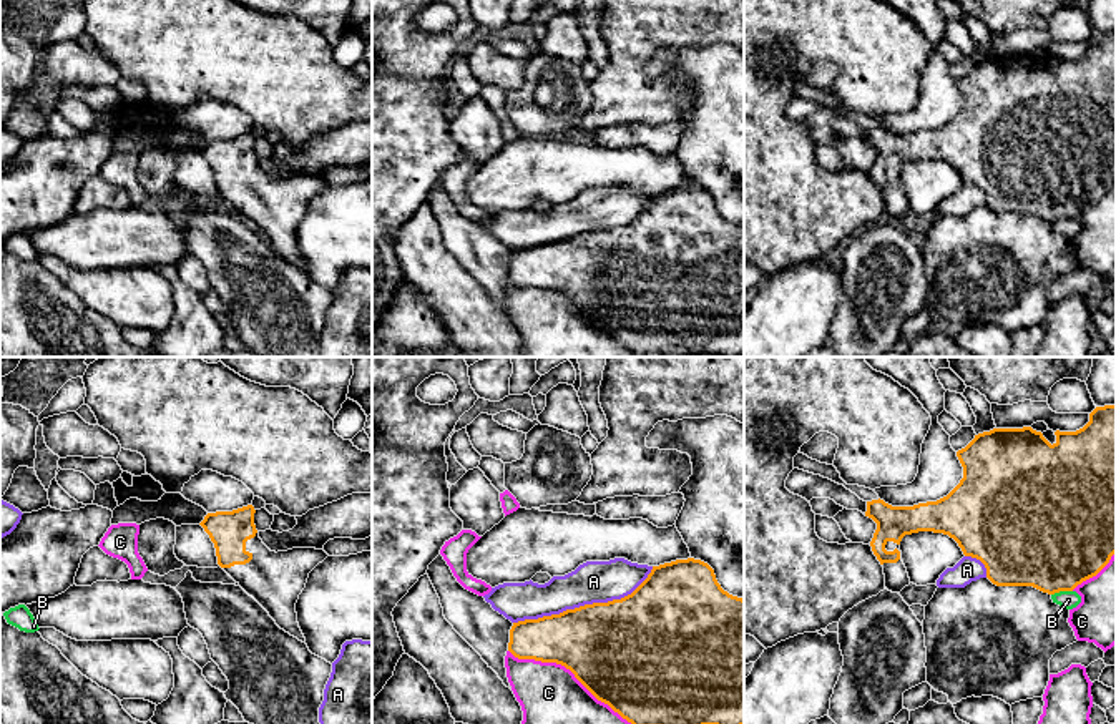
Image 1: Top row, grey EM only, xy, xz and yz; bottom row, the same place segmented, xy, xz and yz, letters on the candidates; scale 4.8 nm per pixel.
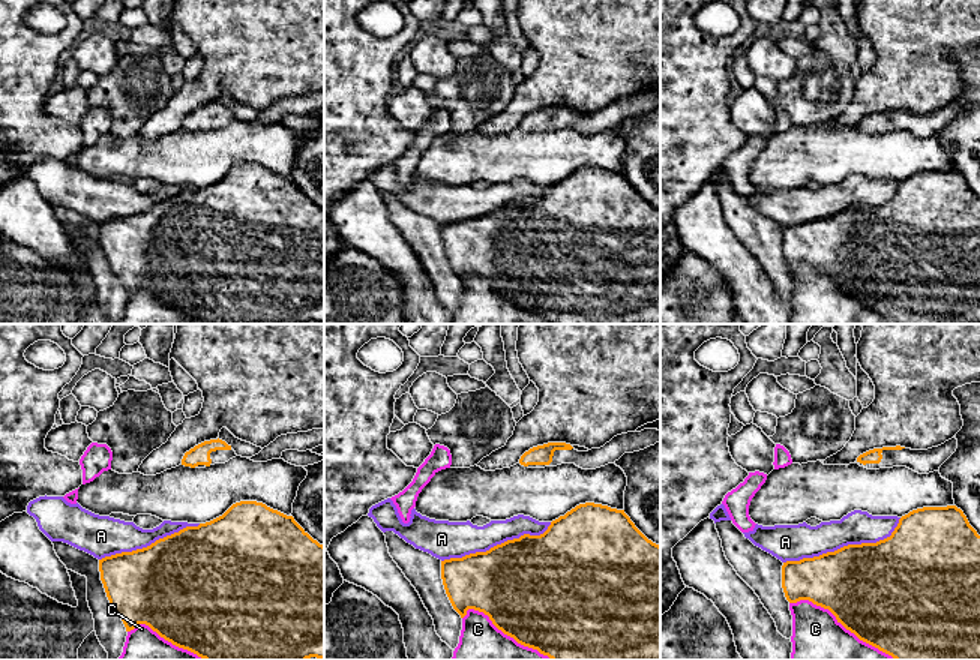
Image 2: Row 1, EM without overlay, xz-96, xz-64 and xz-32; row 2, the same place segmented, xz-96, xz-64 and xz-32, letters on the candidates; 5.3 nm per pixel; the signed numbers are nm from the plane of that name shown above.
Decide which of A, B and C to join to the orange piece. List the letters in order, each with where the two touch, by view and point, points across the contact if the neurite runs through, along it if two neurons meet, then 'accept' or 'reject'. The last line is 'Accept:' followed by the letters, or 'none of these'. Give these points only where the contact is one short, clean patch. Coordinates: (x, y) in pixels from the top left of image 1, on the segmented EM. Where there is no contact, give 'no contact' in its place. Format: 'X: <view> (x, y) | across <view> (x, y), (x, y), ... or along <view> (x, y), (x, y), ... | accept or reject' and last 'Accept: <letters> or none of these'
A: xz (585, 605) | reject
B: yz (1062, 590) | reject
C: xz (570, 670) | reject
Accept: none of these

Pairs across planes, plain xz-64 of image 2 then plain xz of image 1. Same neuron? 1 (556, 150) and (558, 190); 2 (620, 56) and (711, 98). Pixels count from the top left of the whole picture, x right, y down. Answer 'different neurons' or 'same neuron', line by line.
1: same neuron
2: different neurons

